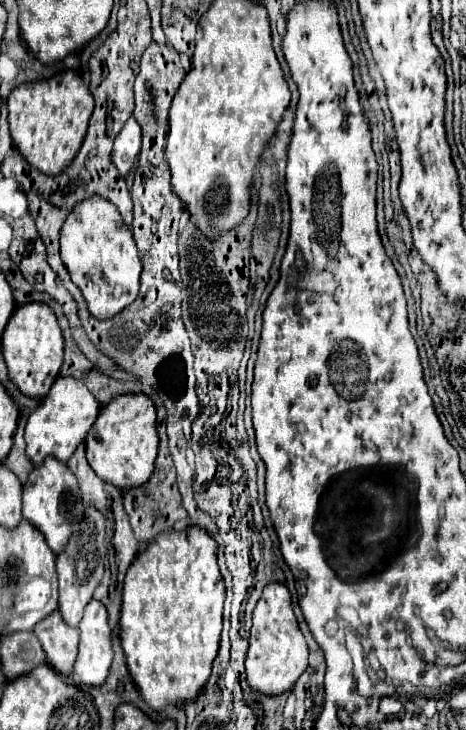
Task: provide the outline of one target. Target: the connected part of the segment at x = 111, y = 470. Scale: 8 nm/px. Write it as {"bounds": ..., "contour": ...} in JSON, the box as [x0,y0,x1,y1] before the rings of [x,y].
{"bounds":[86,394,158,490],"contour":[[[122,394],[106,404],[92,430],[86,436],[86,456],[94,472],[120,490],[136,488],[148,482],[158,456],[156,408],[146,394]]]}

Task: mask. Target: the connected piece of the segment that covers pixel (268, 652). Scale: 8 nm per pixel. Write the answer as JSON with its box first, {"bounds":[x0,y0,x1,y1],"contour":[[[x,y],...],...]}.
{"bounds":[246,582,308,696],"contour":[[[270,582],[254,608],[254,624],[250,630],[250,648],[246,658],[248,684],[266,696],[280,696],[292,690],[306,666],[308,646],[298,628],[298,620],[290,604],[290,592],[280,582]]]}

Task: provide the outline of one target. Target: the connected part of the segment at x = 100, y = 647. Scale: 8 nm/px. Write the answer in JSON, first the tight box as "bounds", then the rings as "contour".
{"bounds":[74,600,112,686],"contour":[[[90,600],[80,622],[80,652],[74,664],[74,678],[84,686],[102,684],[112,658],[112,630],[106,606],[98,600]]]}

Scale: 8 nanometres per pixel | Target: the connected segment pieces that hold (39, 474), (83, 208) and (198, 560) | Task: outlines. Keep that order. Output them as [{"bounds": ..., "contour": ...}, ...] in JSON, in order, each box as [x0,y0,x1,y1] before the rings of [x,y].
[{"bounds":[22,458,84,554],"contour":[[[46,458],[42,466],[36,466],[30,472],[28,482],[24,484],[22,492],[22,514],[28,522],[32,522],[46,538],[48,546],[54,550],[54,554],[60,554],[70,536],[76,532],[78,522],[84,516],[84,506],[82,506],[82,490],[78,486],[78,480],[74,472],[60,460],[56,458]]]},{"bounds":[60,196,142,318],"contour":[[[90,196],[80,202],[76,210],[68,214],[62,226],[60,254],[72,276],[72,282],[80,288],[94,318],[114,318],[136,300],[140,290],[142,262],[132,232],[112,202],[100,196]]]},{"bounds":[120,526,224,710],"contour":[[[190,526],[182,532],[160,534],[152,546],[136,556],[128,568],[122,614],[120,614],[120,638],[126,654],[128,672],[132,674],[146,704],[154,710],[162,710],[170,704],[194,702],[204,684],[210,678],[212,662],[218,654],[222,632],[222,606],[224,606],[224,580],[216,562],[214,538],[198,526]]]}]

